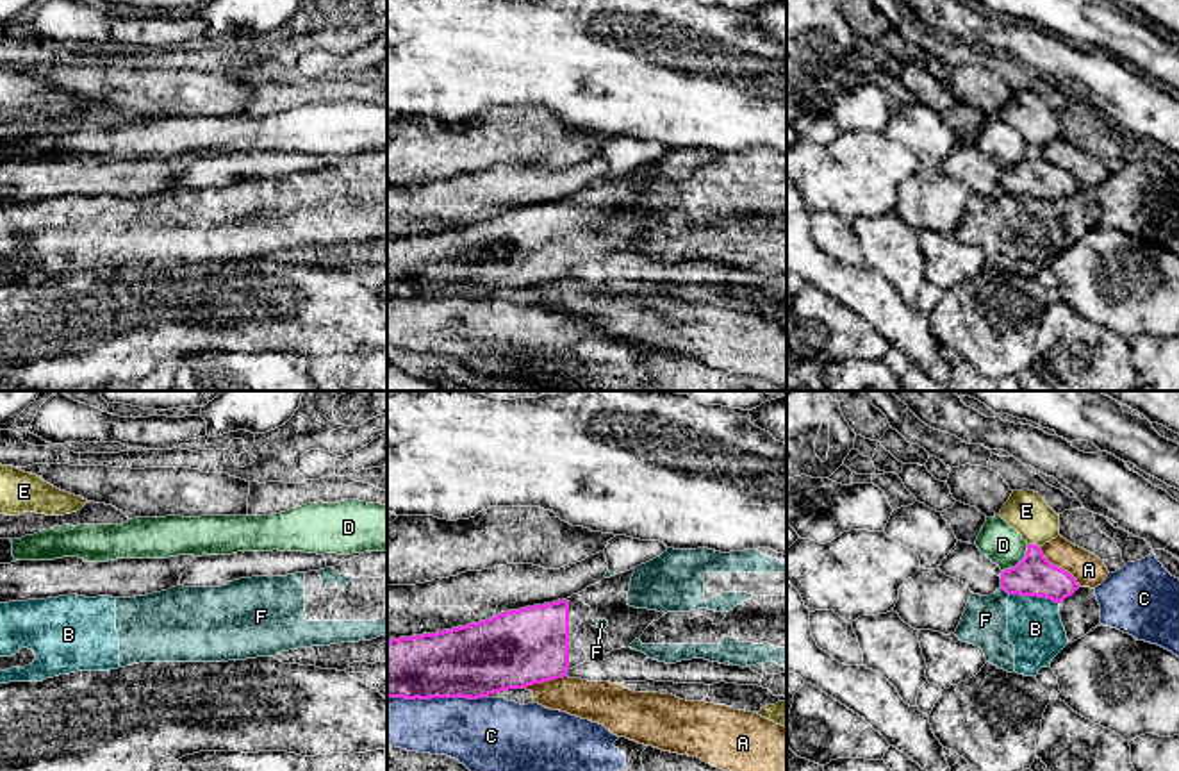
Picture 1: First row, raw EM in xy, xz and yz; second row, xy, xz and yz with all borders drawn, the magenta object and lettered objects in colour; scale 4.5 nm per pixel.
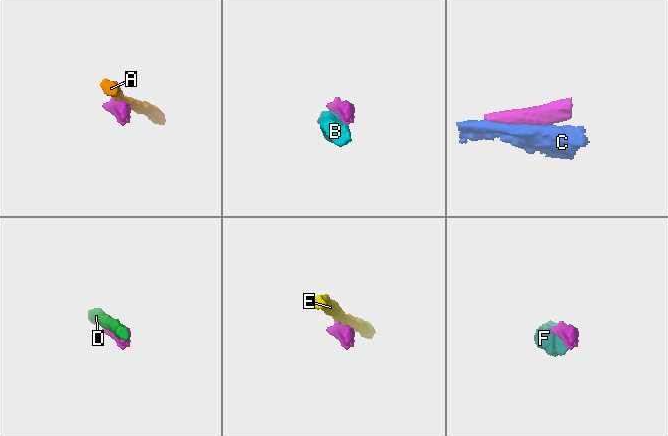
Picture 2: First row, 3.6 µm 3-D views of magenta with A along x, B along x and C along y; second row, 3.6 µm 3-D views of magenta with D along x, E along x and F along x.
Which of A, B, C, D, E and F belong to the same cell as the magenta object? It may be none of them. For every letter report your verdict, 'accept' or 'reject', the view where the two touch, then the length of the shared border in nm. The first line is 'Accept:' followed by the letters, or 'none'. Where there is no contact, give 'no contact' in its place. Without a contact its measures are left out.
Accept: none
A: reject | yz | 260 nm
B: reject | yz | 220 nm
C: reject | xz | 440 nm
D: reject | yz | 170 nm
E: reject | yz | 70 nm
F: reject | yz | 60 nm

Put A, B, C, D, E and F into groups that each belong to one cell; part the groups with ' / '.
A / B F / C / D / E

